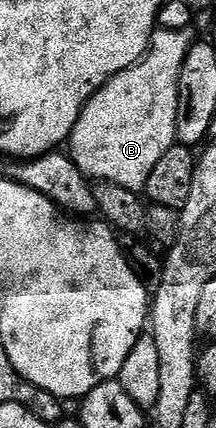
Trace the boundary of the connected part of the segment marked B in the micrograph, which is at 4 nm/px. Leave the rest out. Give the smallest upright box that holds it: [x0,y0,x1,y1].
[68,29,192,192]

